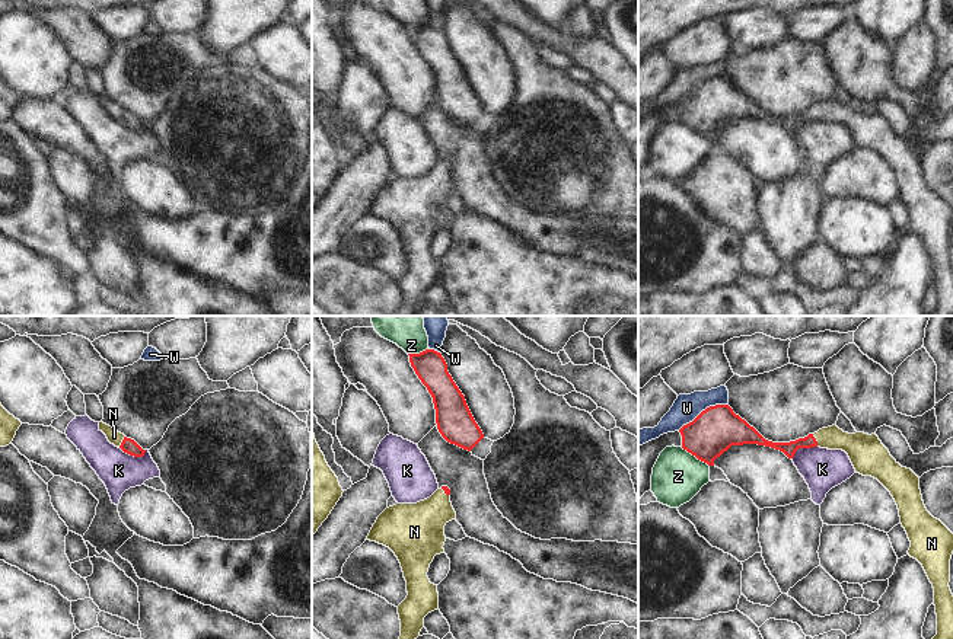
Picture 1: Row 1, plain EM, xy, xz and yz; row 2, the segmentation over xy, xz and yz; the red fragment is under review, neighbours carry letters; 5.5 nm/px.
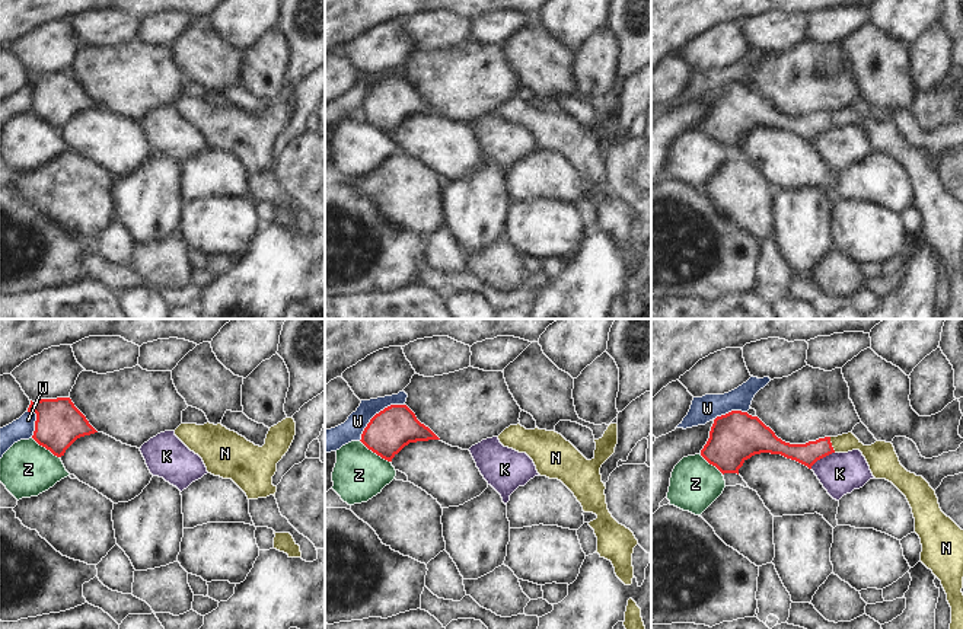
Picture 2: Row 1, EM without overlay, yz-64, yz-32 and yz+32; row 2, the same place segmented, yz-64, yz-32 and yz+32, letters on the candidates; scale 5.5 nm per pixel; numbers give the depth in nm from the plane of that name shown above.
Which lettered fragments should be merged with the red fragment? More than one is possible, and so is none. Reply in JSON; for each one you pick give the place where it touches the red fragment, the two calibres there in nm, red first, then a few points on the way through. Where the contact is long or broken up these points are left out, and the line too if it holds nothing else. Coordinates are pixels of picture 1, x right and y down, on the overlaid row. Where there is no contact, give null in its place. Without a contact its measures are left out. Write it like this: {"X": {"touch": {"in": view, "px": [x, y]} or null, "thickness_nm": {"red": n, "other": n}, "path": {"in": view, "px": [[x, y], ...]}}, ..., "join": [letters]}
{"N": {"touch": {"in": "yz", "px": [815, 440]}, "thickness_nm": {"red": 80, "other": 150}, "path": {"in": "yz", "px": [[789, 449], [799, 443], [815, 440], [842, 440], [859, 446]]}}, "join": ["N"]}

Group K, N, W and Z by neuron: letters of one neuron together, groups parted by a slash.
K / N / W / Z

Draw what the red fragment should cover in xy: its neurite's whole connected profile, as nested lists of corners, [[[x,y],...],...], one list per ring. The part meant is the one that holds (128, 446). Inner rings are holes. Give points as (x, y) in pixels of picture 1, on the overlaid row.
[[[99,422],[99,431],[102,431],[106,435],[111,444],[121,448],[124,453],[134,456],[134,457],[144,456],[146,450],[143,450],[134,440],[127,438],[124,434],[118,432],[112,426],[103,422]]]

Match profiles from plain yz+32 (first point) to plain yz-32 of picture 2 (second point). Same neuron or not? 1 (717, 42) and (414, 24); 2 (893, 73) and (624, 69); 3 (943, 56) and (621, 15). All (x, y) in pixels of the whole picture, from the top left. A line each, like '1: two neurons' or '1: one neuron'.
1: two neurons
2: two neurons
3: two neurons

